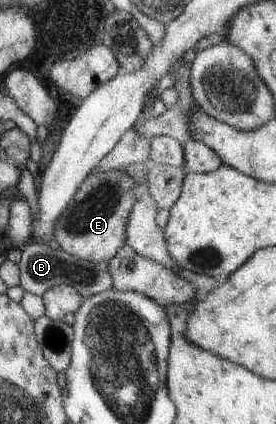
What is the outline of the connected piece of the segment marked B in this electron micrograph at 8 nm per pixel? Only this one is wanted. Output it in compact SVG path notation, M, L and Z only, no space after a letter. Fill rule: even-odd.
M38 240L26 241L22 248L21 259L17 264L21 273L22 289L37 296L42 297L45 291L60 284L72 285L86 300L96 293L113 289L108 261L86 261L62 249L53 249Z

